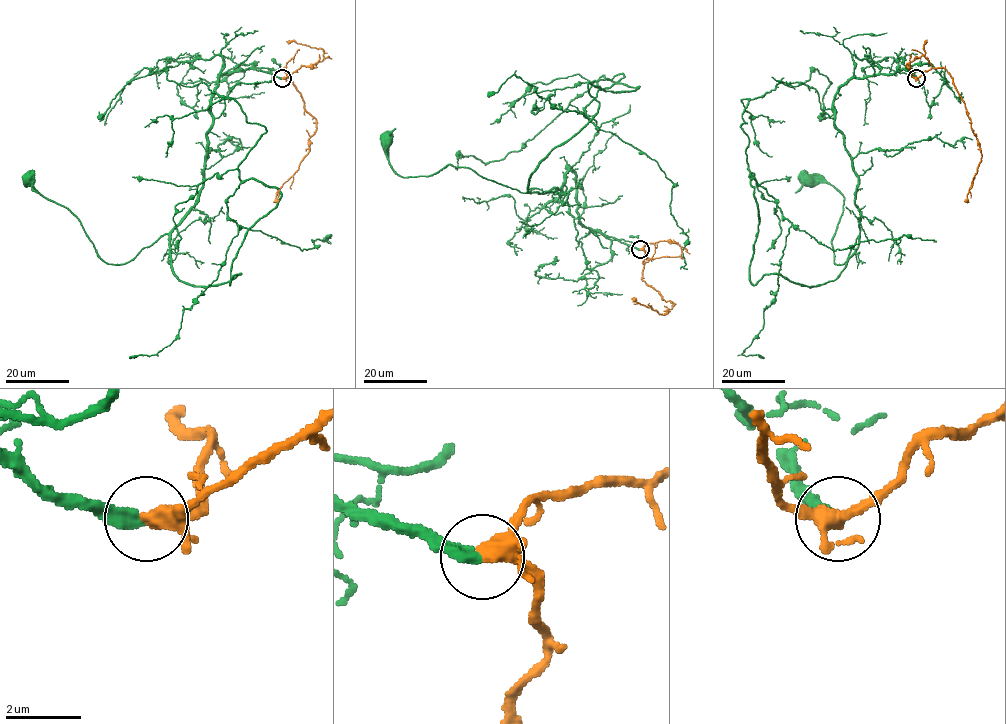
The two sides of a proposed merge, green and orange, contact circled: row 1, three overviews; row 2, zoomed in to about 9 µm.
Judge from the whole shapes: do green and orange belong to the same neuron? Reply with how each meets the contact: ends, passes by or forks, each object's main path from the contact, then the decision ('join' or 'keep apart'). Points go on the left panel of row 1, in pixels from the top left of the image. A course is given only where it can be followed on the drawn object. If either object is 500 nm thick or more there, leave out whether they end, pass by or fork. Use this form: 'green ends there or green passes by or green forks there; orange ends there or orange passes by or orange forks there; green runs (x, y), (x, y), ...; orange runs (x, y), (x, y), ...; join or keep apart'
green ends there; orange forks there; green runs (282, 78), (253, 68), (219, 75), (198, 201), (123, 264), (105, 263), (81, 222), (27, 179); orange runs (282, 78), (286, 76), (285, 68), (305, 109), (315, 119), (316, 131), (309, 138), (308, 153), (273, 202); join

